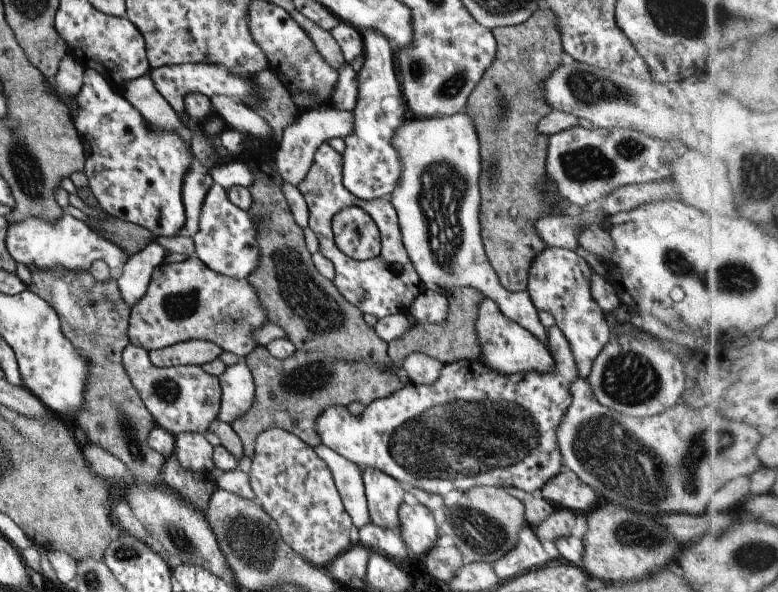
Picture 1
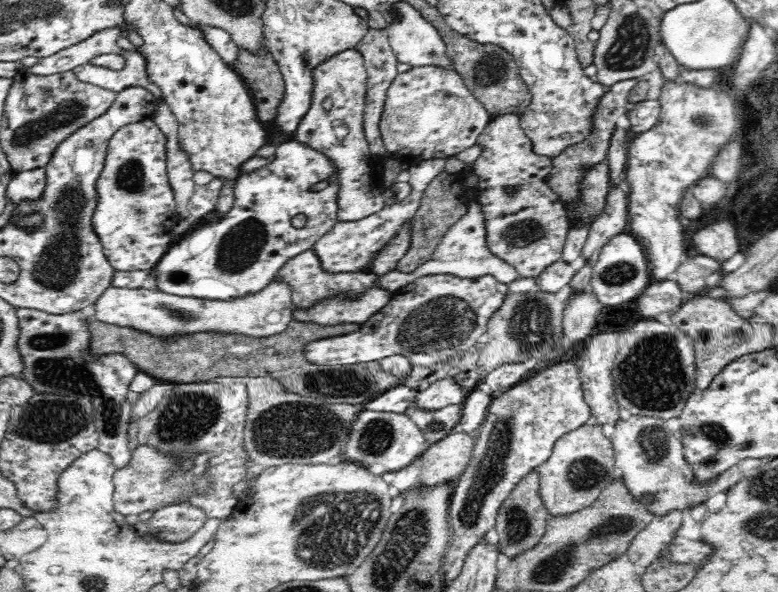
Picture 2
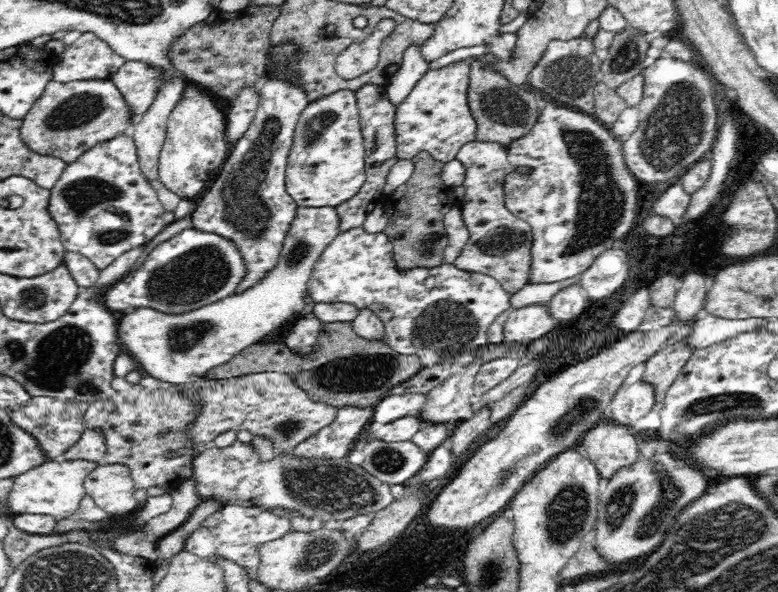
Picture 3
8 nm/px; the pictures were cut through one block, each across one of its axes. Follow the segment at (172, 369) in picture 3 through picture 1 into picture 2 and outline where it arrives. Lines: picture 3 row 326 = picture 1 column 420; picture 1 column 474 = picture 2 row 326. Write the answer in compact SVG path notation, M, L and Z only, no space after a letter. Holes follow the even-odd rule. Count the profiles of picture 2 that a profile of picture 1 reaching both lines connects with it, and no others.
M272 280L256 294L236 300L209 300L162 293L160 290L118 288L110 285L94 304L94 318L106 324L138 329L154 337L173 337L190 333L234 333L248 337L273 337L284 332L293 320L293 300L287 282Z

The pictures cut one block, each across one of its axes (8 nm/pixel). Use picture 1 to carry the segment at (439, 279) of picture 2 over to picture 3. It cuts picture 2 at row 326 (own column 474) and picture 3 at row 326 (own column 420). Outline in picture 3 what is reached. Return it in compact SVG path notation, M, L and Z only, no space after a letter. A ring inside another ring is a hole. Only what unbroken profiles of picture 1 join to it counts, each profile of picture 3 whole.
M362 226L340 231L338 236L321 252L316 264L314 264L312 274L310 274L310 280L306 280L307 291L309 292L310 298L315 303L343 302L353 304L359 309L369 308L372 312L375 312L378 318L384 323L384 332L387 338L386 342L389 344L389 347L396 352L400 352L400 354L412 354L412 346L418 346L418 348L426 348L426 346L428 346L428 348L436 348L436 350L440 350L440 352L444 352L444 354L456 356L456 354L460 354L460 352L470 352L471 350L478 349L480 346L484 346L484 344L489 344L486 339L487 333L489 332L488 327L494 321L500 320L502 313L511 306L510 294L504 290L504 287L502 287L494 277L478 272L460 270L454 263L442 263L440 266L435 267L414 267L408 270L400 270L396 267L396 263L394 263L394 259L392 259L392 254L392 241L390 241L385 231L372 234L366 232L366 229Z

